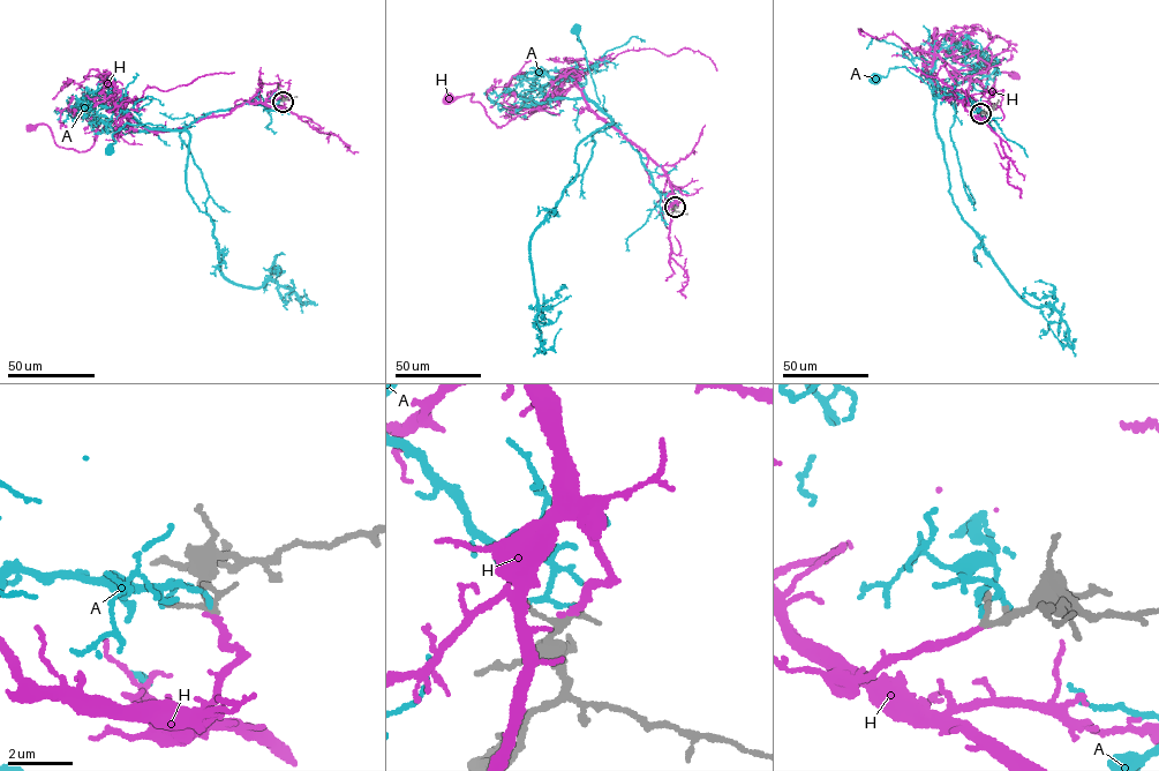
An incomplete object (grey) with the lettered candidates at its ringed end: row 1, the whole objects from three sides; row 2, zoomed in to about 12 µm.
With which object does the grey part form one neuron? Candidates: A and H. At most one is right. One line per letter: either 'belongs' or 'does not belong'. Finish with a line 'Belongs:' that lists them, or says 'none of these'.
A: does not belong
H: belongs
Belongs: H

